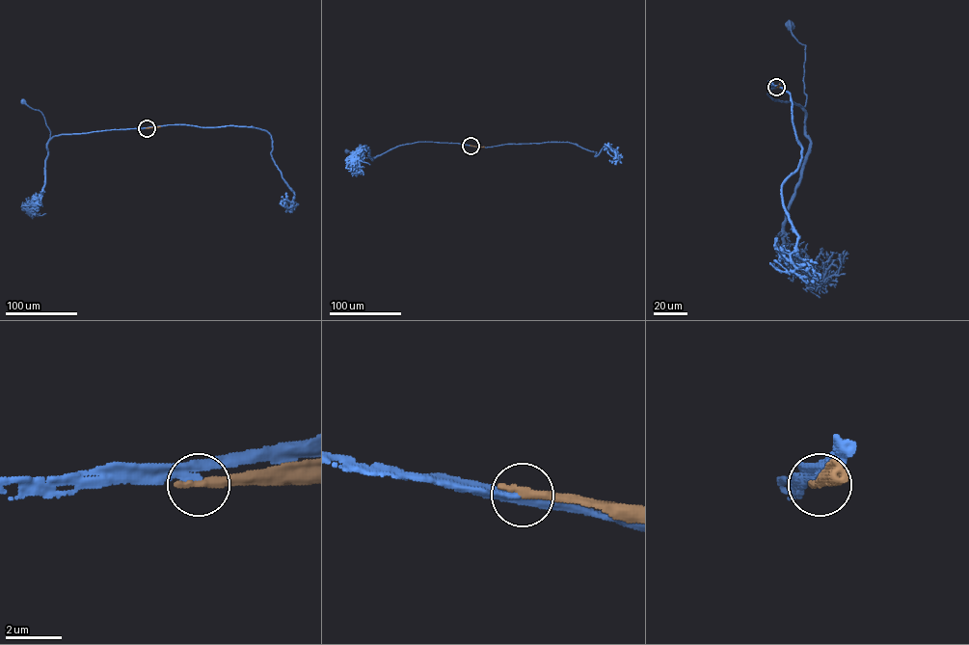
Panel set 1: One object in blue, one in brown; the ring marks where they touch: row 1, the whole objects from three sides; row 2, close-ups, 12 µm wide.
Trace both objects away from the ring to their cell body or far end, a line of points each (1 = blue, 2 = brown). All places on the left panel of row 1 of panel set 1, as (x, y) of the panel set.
1: (147, 128), (62, 134), (50, 139), (50, 131), (42, 114), (22, 101)
2: (147, 128), (160, 126)

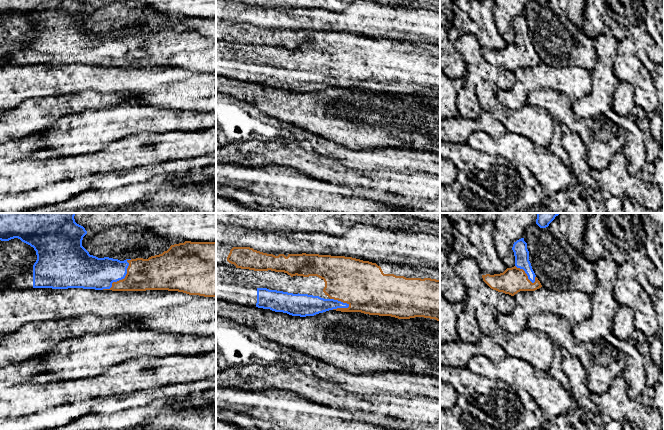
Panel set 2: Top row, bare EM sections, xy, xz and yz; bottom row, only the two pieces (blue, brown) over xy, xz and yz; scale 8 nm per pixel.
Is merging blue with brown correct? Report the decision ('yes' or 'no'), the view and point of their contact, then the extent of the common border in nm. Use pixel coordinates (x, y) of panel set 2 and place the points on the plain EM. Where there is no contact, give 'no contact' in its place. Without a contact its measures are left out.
no; meets blue in xy at (122, 54); contact 340 nm long

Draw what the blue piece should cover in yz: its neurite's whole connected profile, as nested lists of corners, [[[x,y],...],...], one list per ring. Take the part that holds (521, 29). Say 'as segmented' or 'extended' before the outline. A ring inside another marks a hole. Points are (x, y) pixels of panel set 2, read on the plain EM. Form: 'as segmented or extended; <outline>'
as segmented; [[[524,14],[514,18],[512,26],[515,32],[515,42],[517,44],[523,45],[527,50],[528,55],[534,59],[536,51],[529,37],[529,27],[527,25],[527,19],[524,17]]]

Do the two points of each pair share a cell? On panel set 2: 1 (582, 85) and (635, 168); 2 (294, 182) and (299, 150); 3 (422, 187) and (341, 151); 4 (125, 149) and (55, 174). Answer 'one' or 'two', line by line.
1: two
2: two
3: two
4: one

